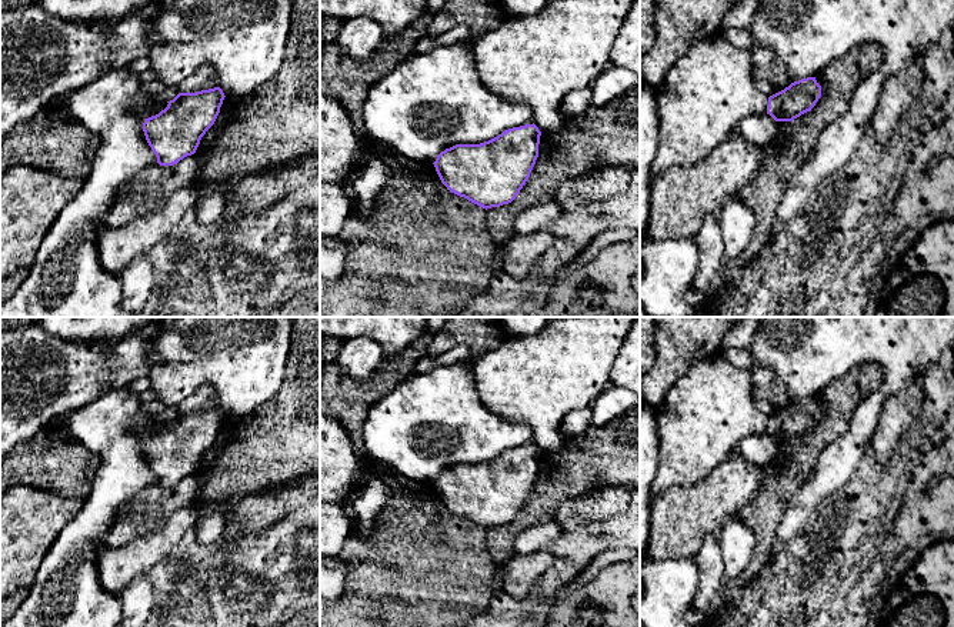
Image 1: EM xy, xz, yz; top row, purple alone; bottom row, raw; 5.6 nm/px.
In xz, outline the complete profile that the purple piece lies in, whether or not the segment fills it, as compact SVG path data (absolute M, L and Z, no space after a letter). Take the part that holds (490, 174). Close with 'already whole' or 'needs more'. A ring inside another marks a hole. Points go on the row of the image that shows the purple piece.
M533 124L513 127L480 144L456 144L433 163L451 193L483 207L511 203L538 157L541 131Z | already whole

